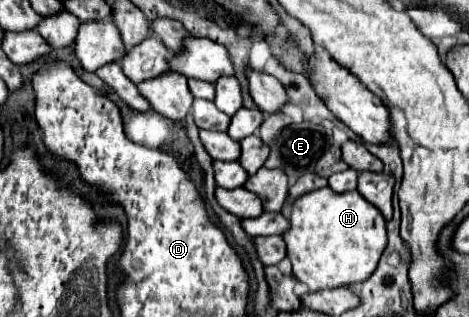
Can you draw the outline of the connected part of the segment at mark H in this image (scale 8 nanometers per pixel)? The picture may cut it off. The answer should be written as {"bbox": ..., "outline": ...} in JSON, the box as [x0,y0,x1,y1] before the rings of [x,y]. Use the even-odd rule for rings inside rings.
{"bbox":[283,186,387,292],"outline":[[[329,186],[311,190],[309,194],[303,194],[293,202],[289,224],[291,224],[289,230],[285,230],[283,234],[283,240],[287,244],[287,258],[293,264],[293,276],[299,282],[305,282],[311,292],[349,286],[353,282],[361,282],[369,278],[387,244],[387,230],[385,230],[385,220],[381,212],[365,198],[361,198],[357,190],[343,192],[343,194],[333,192]]]}

